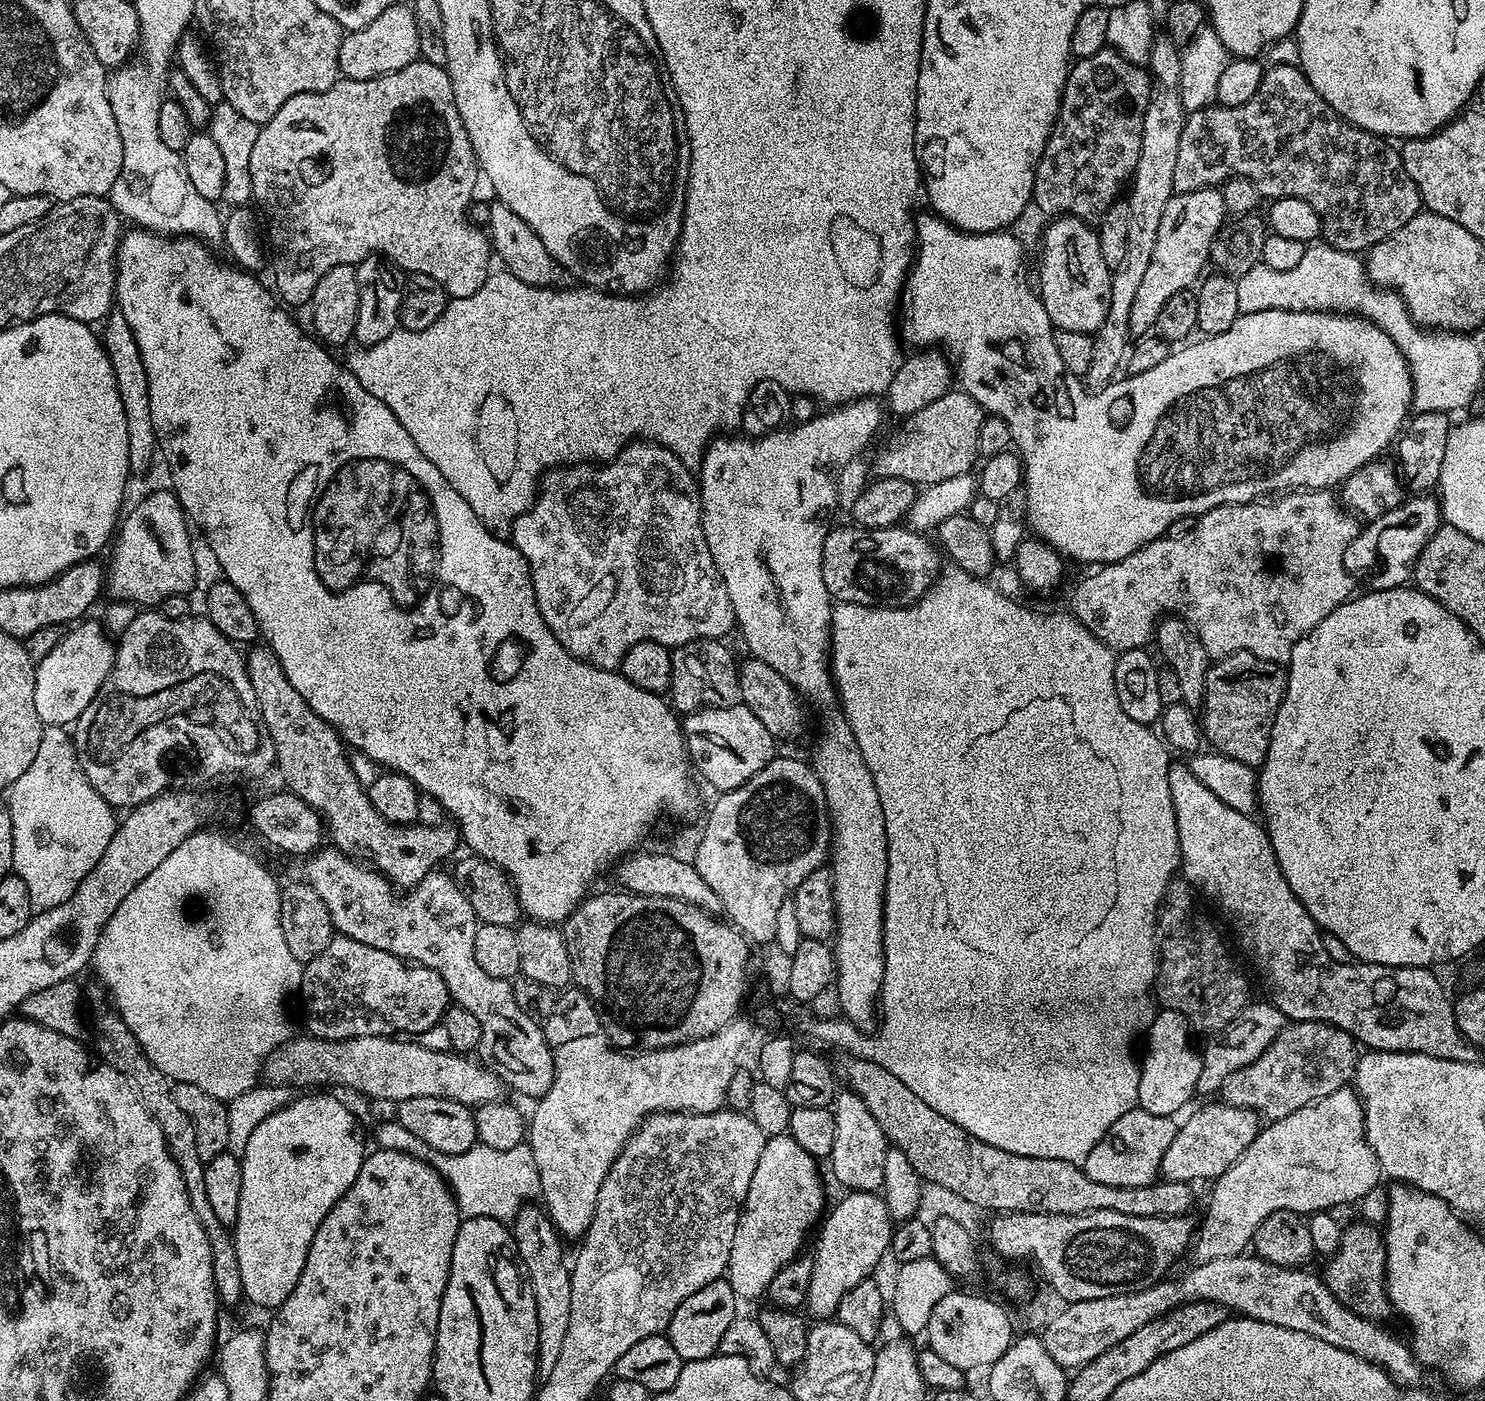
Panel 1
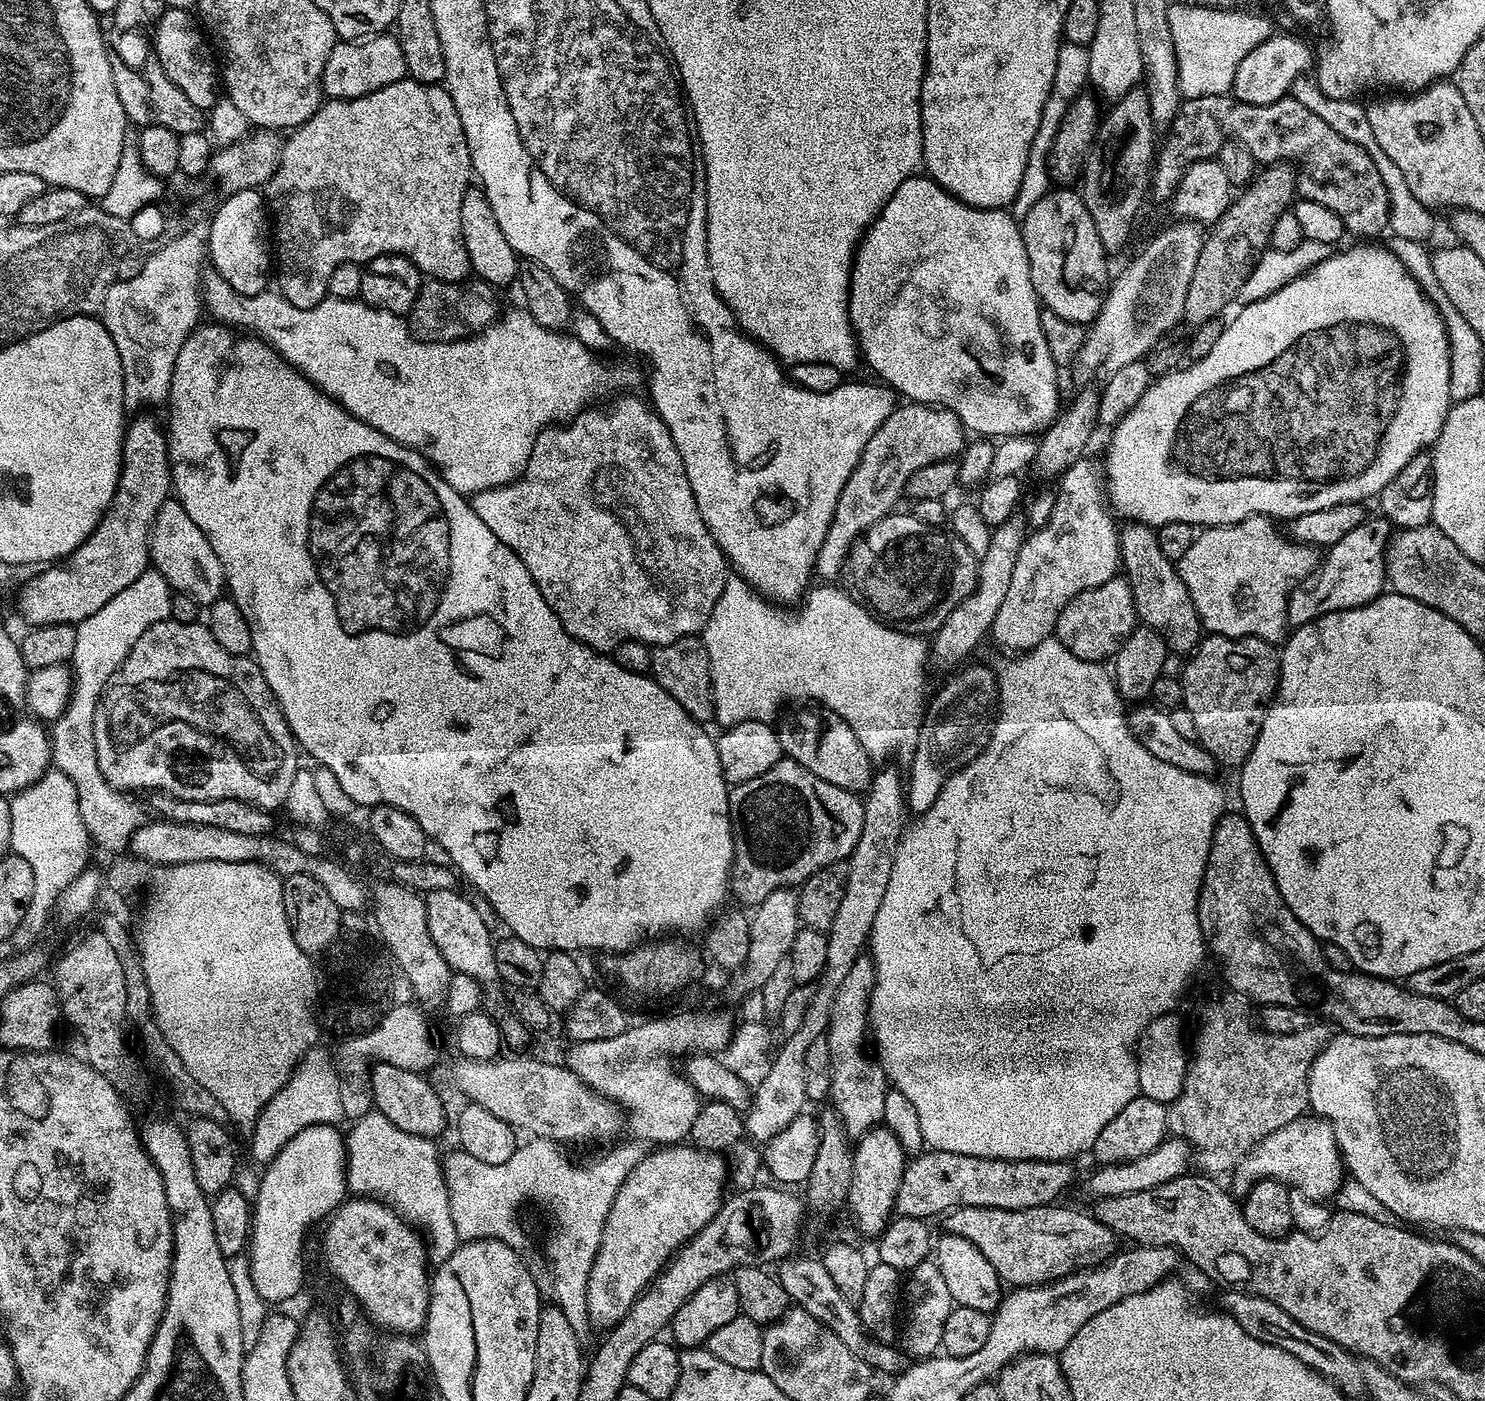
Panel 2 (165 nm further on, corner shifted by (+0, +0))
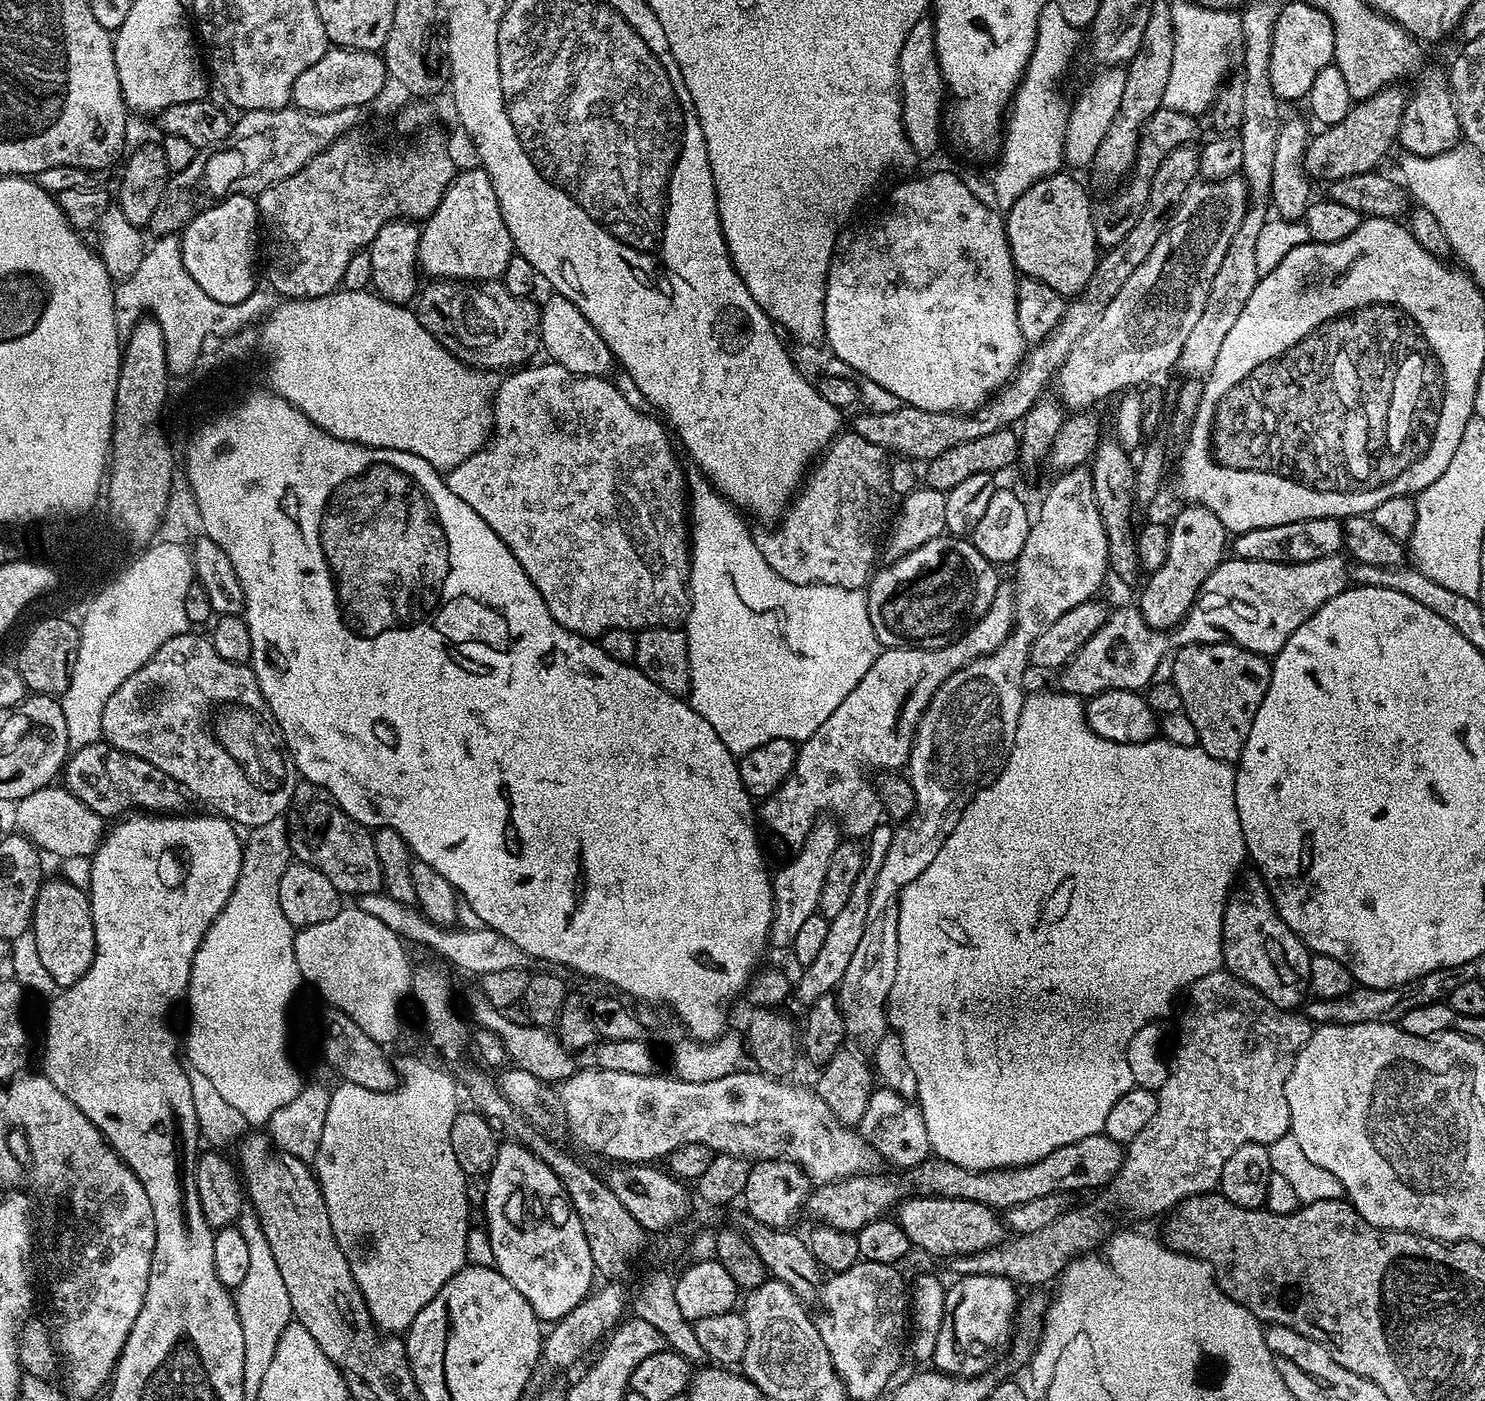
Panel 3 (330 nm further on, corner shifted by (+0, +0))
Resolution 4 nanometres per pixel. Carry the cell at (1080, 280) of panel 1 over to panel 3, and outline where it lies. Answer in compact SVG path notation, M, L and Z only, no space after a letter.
M1064 175L1047 176L1039 180L1034 186L1030 186L1030 190L1026 190L1026 194L1022 194L1018 198L1018 202L1014 202L1014 206L1007 209L1006 227L1008 229L1008 245L1012 251L1012 261L1016 263L1017 273L1034 278L1038 282L1046 282L1046 286L1051 286L1053 290L1058 290L1058 294L1062 294L1065 298L1074 298L1084 289L1086 282L1090 282L1090 274L1094 274L1098 259L1098 243L1096 238L1096 220L1094 215L1092 216L1092 204L1088 201L1088 192L1074 177Z

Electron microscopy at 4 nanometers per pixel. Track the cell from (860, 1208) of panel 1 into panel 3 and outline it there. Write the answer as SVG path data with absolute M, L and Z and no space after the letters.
M877 1087L866 1102L866 1114L858 1125L861 1138L885 1161L896 1168L915 1170L929 1159L932 1147L926 1134L926 1122L916 1100L907 1100L890 1088Z

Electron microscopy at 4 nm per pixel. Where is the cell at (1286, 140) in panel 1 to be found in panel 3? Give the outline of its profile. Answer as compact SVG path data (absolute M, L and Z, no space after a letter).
M1162 107L1145 122L1140 129L1139 149L1136 151L1136 160L1133 170L1127 179L1126 187L1122 194L1114 197L1106 206L1106 220L1096 220L1097 243L1104 248L1116 245L1134 228L1134 223L1141 217L1146 206L1146 199L1149 198L1150 182L1159 163L1170 154L1170 150L1179 148L1181 144L1192 144L1196 136L1197 117L1190 113L1179 113Z

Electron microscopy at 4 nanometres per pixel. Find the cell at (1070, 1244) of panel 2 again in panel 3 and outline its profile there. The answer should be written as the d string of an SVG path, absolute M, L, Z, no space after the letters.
M913 1194L900 1201L894 1209L894 1218L906 1230L906 1238L910 1238L913 1249L921 1248L924 1252L929 1252L932 1256L969 1256L972 1252L981 1252L990 1246L999 1244L1005 1239L1006 1229L1001 1217L985 1204L970 1202L969 1200L951 1200L945 1196L925 1196L923 1194Z

